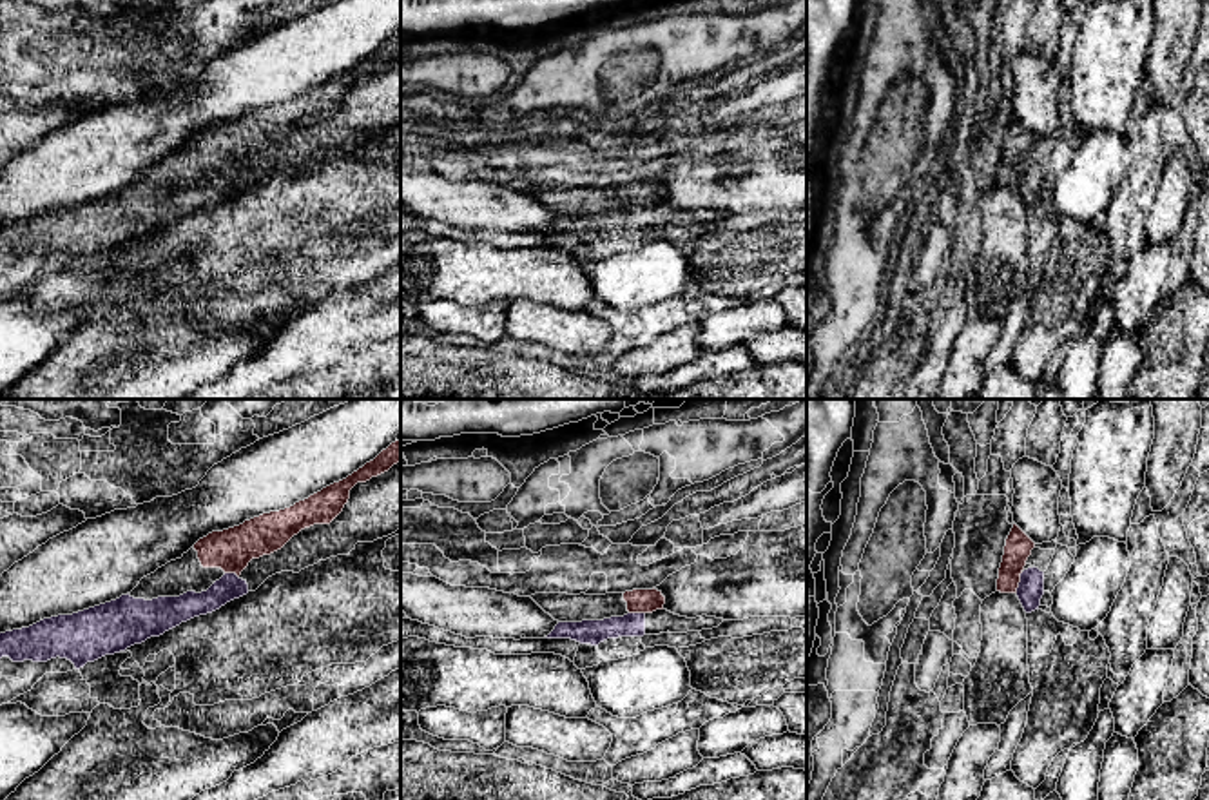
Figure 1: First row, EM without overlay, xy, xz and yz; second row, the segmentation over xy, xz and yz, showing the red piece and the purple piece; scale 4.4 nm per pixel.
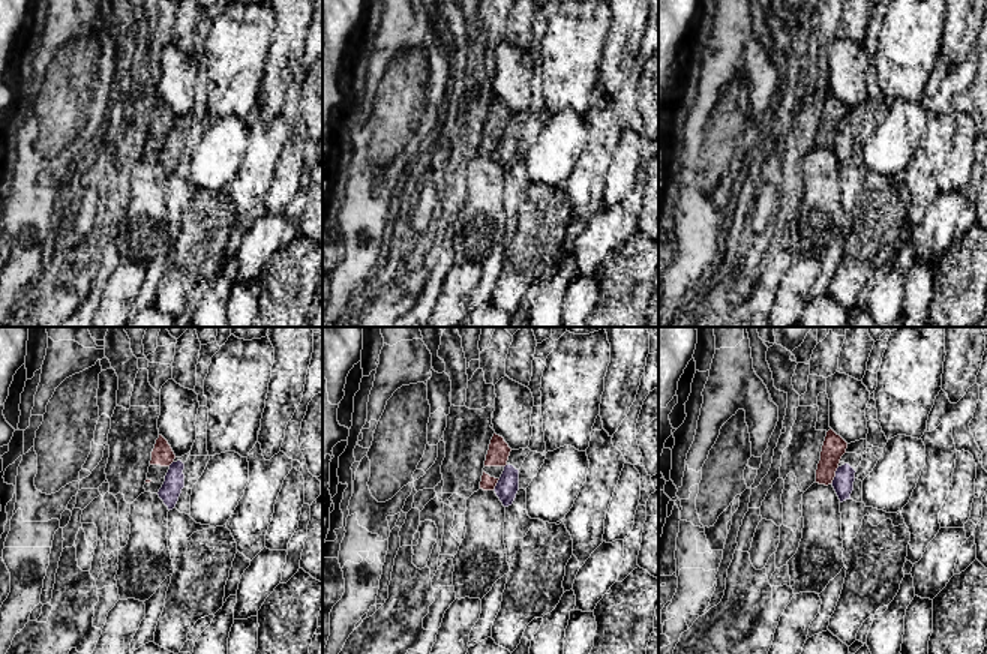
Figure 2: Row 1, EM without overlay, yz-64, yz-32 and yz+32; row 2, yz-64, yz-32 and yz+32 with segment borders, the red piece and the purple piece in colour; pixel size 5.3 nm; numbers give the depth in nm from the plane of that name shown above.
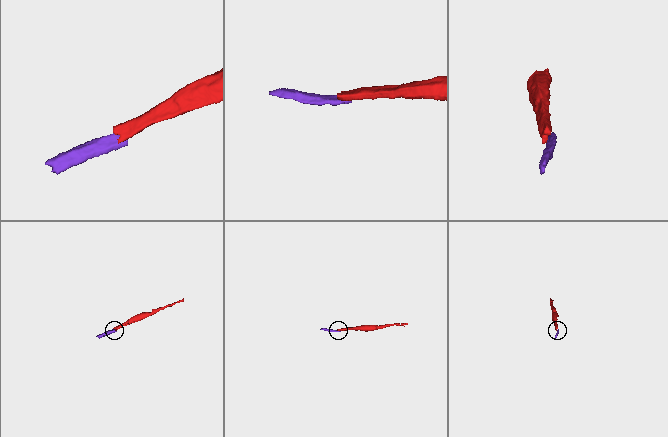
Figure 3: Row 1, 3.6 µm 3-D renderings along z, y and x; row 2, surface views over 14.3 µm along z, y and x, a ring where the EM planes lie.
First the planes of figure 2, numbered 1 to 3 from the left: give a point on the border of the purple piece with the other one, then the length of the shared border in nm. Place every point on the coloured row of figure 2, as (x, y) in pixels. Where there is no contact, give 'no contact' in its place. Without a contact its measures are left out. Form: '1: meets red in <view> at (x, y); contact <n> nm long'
1: meets red in yz-64 at (170, 464); contact 40 nm long
2: meets red in yz-32 at (495, 485); contact 80 nm long
3: meets red in yz+32 at (834, 476); contact 110 nm long

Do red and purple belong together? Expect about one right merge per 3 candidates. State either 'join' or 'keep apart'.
keep apart

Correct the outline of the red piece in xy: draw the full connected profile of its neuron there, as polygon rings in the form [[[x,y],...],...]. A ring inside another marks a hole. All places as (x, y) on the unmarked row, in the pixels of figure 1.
[[[401,34],[392,36],[373,54],[290,102],[263,107],[239,120],[212,125],[181,152],[170,154],[143,171],[129,187],[134,192],[179,190],[207,185],[225,167],[237,171],[252,152],[281,143],[294,129],[314,118],[330,118],[350,93],[357,76],[388,65],[401,54]]]

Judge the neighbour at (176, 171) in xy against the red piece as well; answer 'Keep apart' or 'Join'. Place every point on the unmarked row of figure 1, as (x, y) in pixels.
Join

